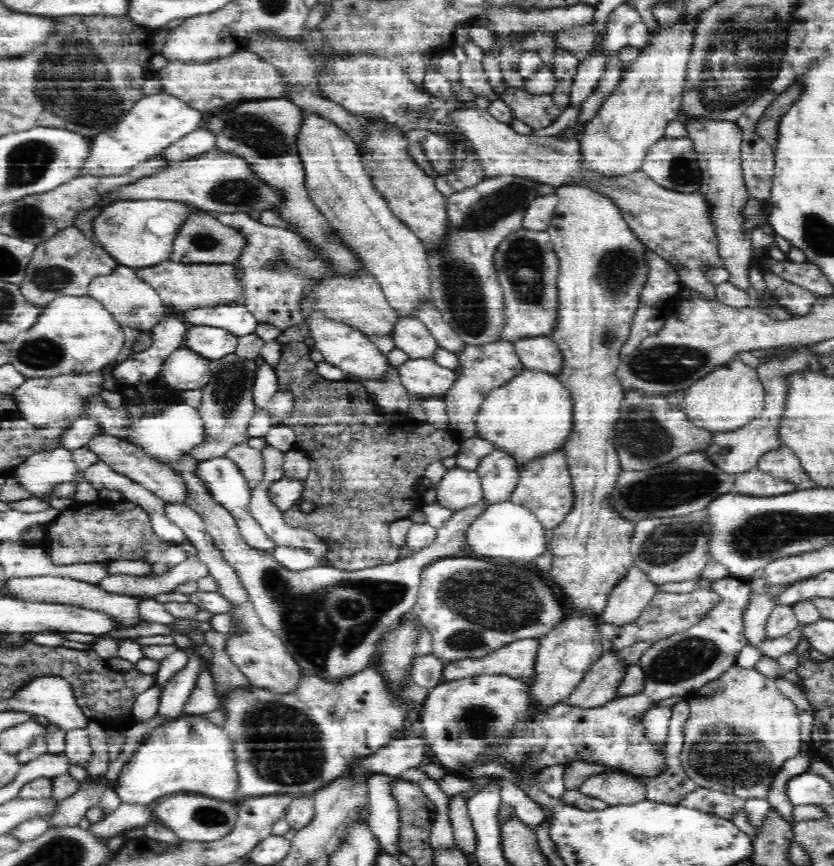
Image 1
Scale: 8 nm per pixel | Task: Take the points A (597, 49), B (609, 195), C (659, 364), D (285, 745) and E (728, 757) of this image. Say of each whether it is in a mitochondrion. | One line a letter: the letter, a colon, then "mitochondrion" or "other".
A: other
B: other
C: mitochondrion
D: mitochondrion
E: mitochondrion

